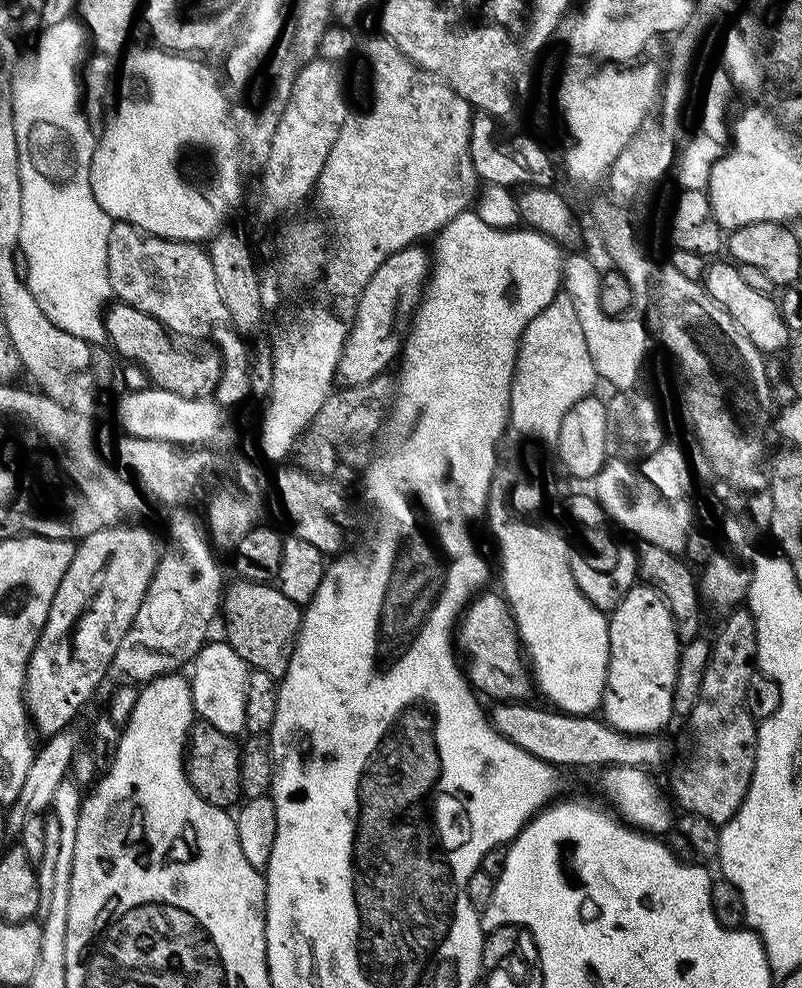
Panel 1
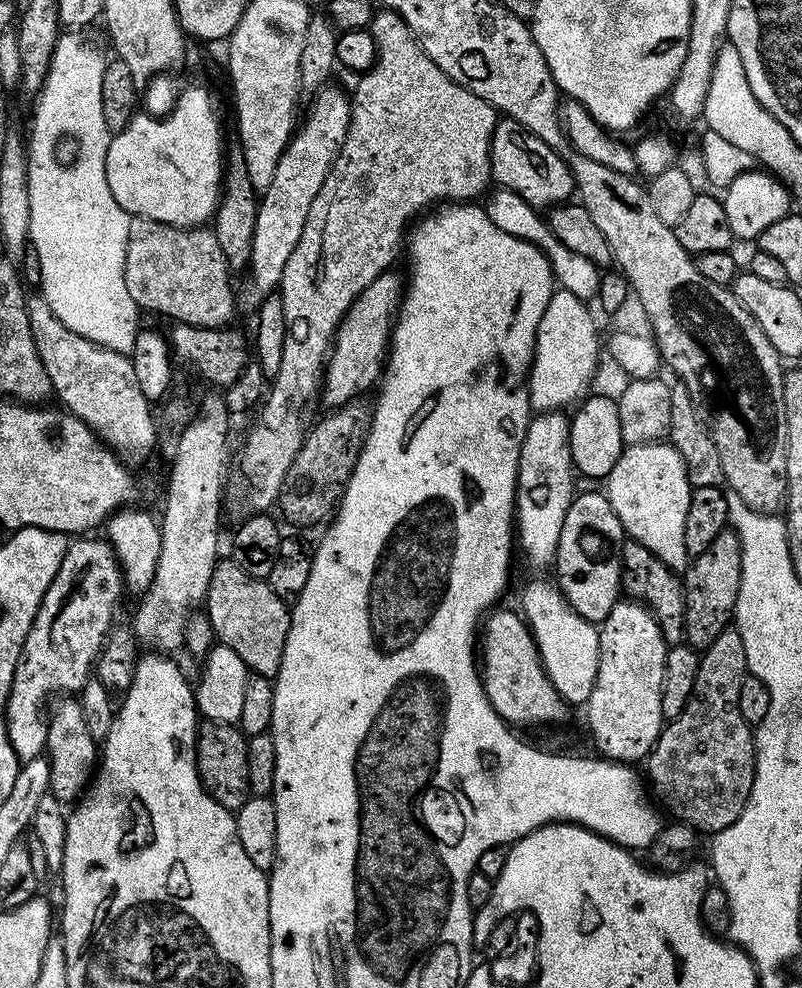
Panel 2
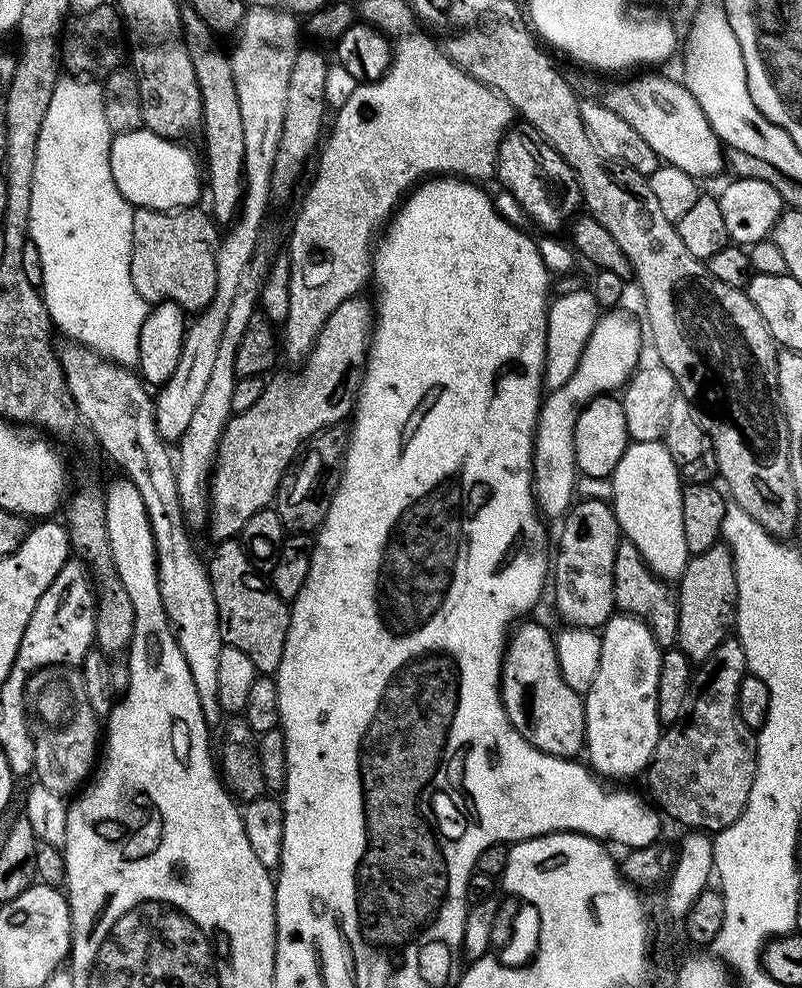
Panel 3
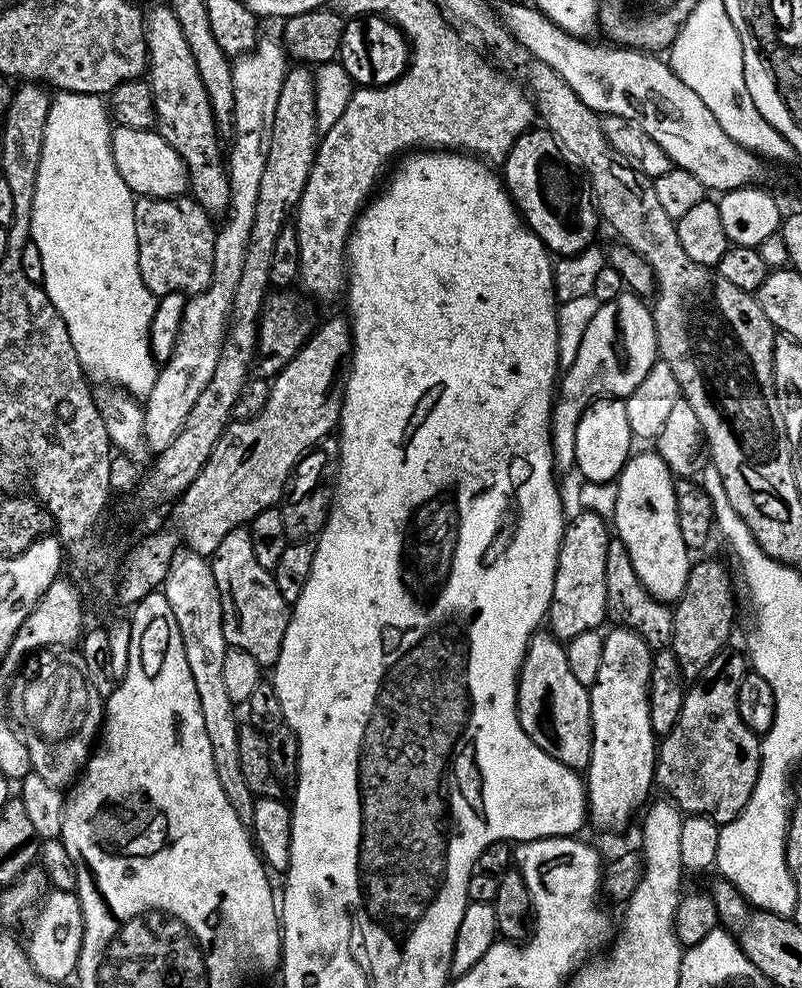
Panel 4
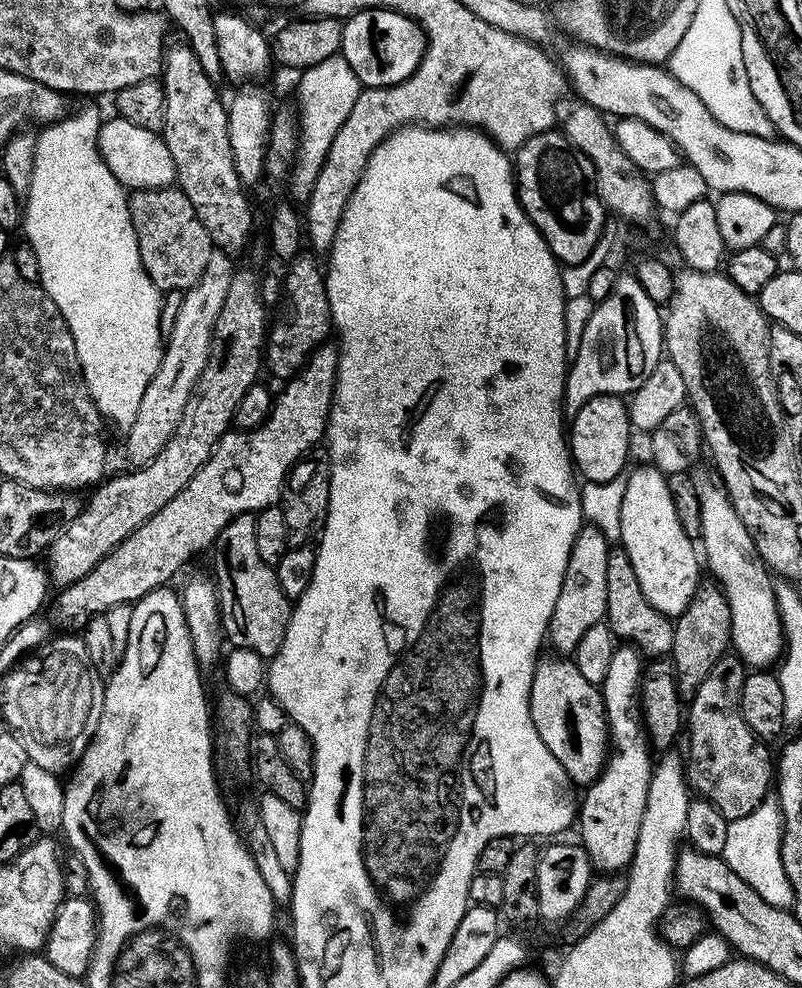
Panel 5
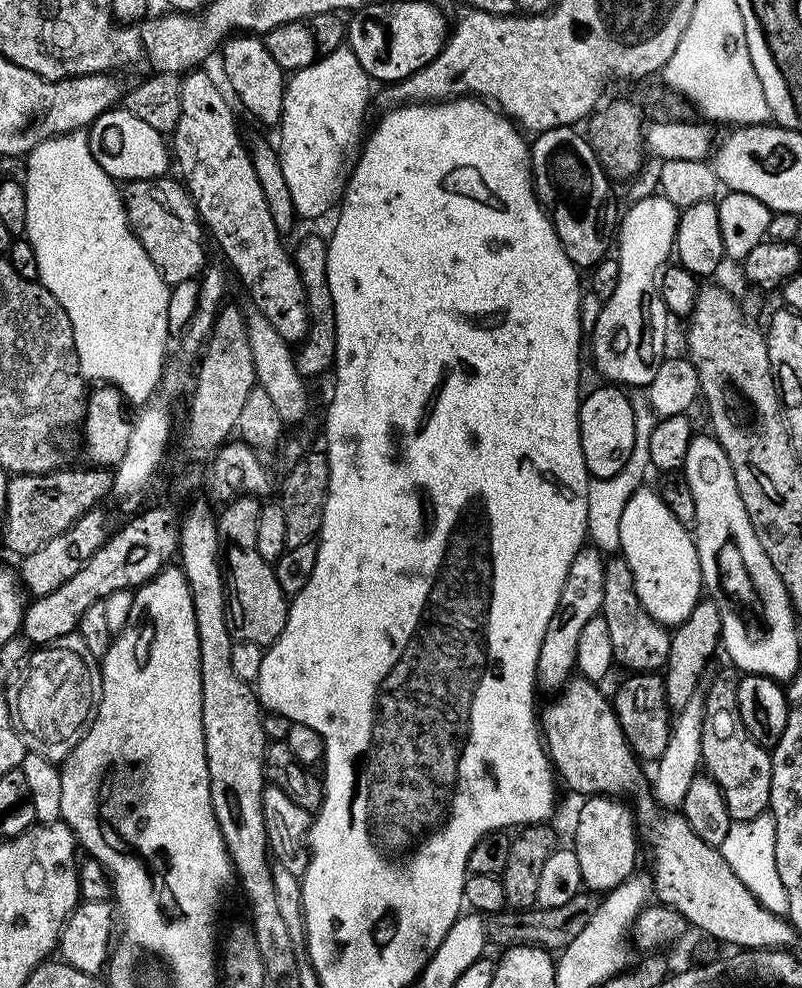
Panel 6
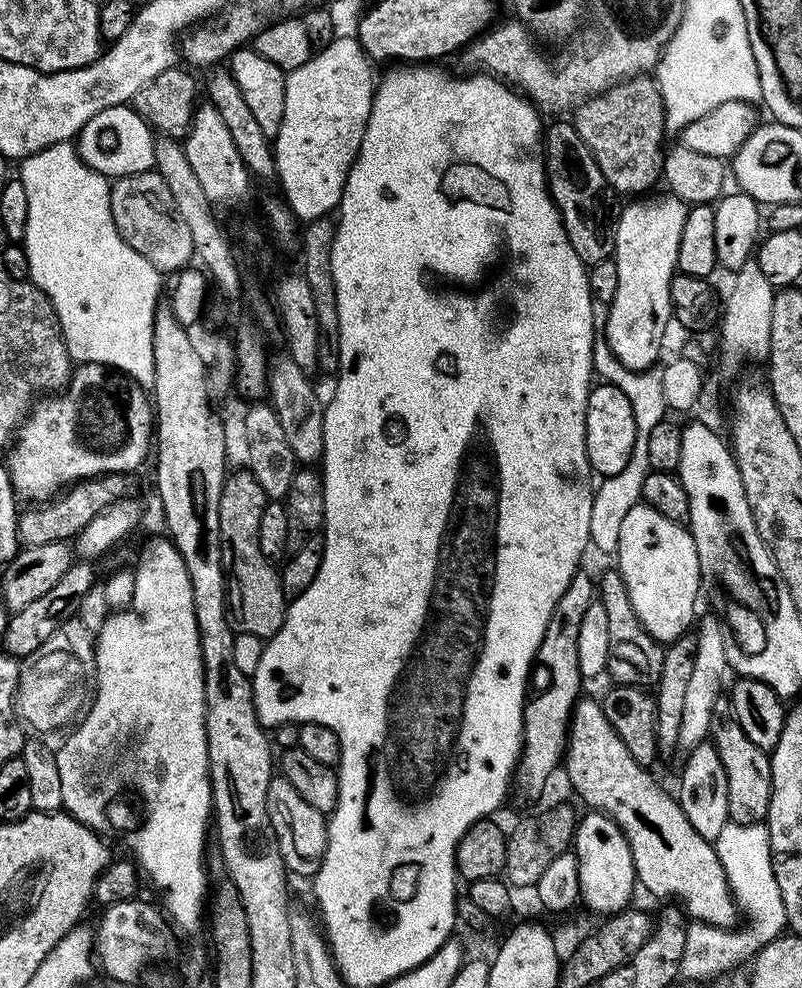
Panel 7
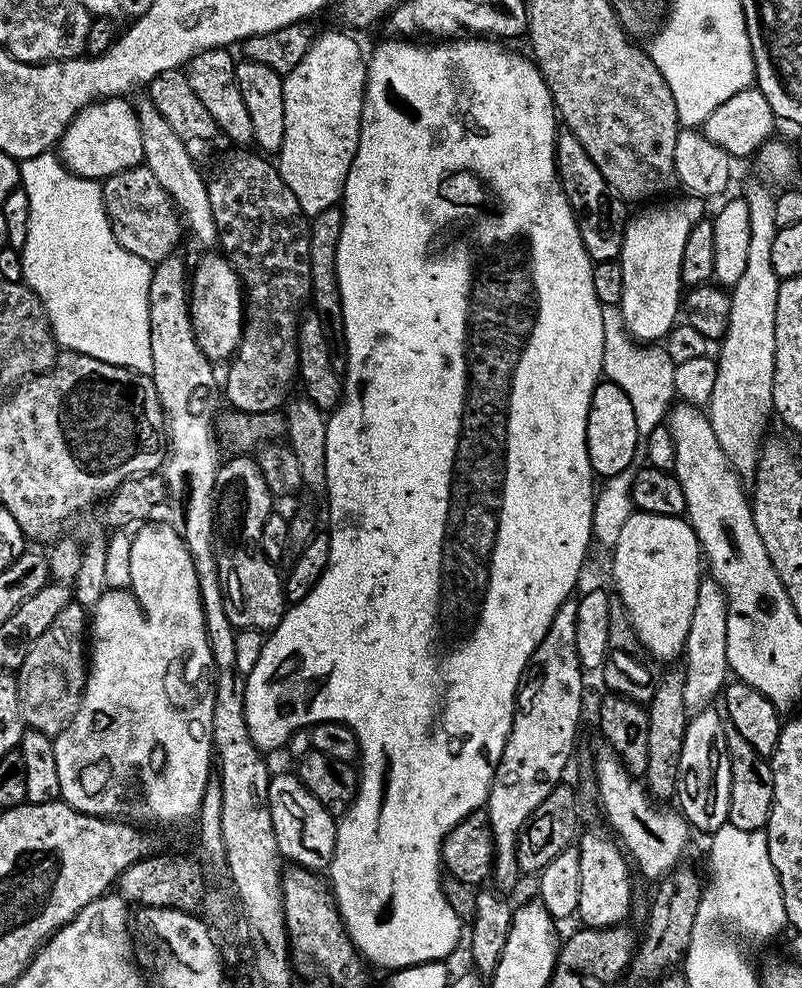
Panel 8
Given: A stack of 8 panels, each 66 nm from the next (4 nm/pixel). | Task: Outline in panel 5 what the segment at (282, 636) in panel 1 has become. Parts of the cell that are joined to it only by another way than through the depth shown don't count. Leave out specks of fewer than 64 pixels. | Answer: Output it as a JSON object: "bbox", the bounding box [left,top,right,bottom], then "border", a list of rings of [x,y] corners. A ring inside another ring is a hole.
{"bbox":[214,512,293,658],"border":[[[251,512],[234,518],[218,534],[214,545],[216,576],[214,583],[220,603],[223,635],[232,648],[254,650],[254,654],[271,658],[278,654],[292,617],[293,605],[282,594],[273,565],[262,562],[255,545],[255,515]],[[228,636],[228,638],[227,638]]]}

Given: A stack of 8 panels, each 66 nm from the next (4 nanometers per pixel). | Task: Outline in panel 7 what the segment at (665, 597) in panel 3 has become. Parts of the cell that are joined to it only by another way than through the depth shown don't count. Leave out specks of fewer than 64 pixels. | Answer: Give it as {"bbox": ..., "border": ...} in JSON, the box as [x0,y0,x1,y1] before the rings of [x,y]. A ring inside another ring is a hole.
{"bbox":[598,570,665,689],"border":[[[612,570],[598,580],[598,603],[606,609],[610,633],[610,654],[608,655],[607,675],[612,675],[613,685],[625,684],[635,688],[655,689],[662,674],[662,658],[665,645],[654,639],[644,629],[634,606],[630,603],[630,594],[626,582],[619,570]]]}

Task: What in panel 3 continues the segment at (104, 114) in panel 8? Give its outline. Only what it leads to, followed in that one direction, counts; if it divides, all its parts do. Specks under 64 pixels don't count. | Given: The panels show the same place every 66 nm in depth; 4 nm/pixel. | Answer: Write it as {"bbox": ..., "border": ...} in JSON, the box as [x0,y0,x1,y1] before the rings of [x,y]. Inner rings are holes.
{"bbox":[110,130,202,212],"border":[[[139,130],[136,132],[122,133],[113,135],[112,145],[110,146],[110,172],[114,174],[114,182],[118,186],[118,190],[122,194],[122,198],[126,198],[133,209],[149,208],[150,210],[162,210],[163,212],[175,212],[182,208],[190,208],[199,205],[202,200],[202,164],[196,161],[196,156],[188,148],[183,148],[183,143],[168,140],[165,136],[159,136],[147,130]]]}

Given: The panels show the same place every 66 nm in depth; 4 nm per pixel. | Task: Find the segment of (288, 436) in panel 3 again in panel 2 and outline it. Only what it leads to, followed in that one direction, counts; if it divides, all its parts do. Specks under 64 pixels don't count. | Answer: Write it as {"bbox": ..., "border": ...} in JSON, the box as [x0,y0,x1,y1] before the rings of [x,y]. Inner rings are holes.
{"bbox":[322,270,405,410],"border":[[[396,270],[384,272],[374,278],[374,282],[370,282],[370,286],[362,290],[362,294],[358,294],[356,301],[340,321],[324,369],[322,404],[324,400],[325,409],[335,410],[349,400],[363,397],[364,391],[381,379],[390,351],[392,325],[400,310],[405,287],[403,275],[400,277]]]}

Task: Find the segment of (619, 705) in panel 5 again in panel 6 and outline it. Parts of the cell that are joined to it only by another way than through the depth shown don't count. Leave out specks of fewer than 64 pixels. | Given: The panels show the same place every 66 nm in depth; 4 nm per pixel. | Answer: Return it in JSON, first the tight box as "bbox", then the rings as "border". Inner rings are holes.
{"bbox":[576,796,638,894],"border":[[[590,796],[583,801],[576,816],[576,844],[578,870],[583,887],[591,893],[607,894],[626,882],[637,871],[636,844],[638,833],[633,813],[624,808],[619,799],[607,796]]]}

